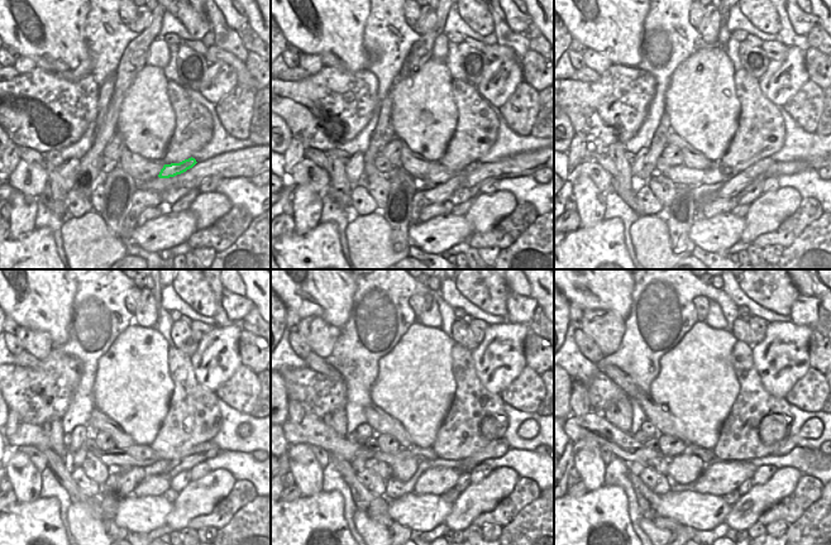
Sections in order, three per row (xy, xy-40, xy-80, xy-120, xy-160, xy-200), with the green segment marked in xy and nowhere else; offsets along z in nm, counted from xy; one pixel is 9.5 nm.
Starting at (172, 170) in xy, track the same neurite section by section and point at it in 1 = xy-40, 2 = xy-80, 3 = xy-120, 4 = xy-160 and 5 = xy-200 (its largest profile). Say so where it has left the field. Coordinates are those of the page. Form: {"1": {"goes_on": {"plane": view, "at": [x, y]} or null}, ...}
{"1": {"goes_on": {"plane": "xy-40", "at": [438, 173]}}, "2": {"goes_on": {"plane": "xy-80", "at": [681, 175]}}, "3": {"goes_on": {"plane": "xy-120", "at": [138, 455]}}, "4": {"goes_on": {"plane": "xy-160", "at": [311, 430]}}, "5": {"goes_on": {"plane": "xy-200", "at": [593, 426]}}}

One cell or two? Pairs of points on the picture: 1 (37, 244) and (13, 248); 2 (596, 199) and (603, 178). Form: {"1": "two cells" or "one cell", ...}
{"1": "one cell", "2": "two cells"}

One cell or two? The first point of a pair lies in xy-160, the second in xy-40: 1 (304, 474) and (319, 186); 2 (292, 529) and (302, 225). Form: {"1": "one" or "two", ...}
{"1": "two", "2": "two"}

